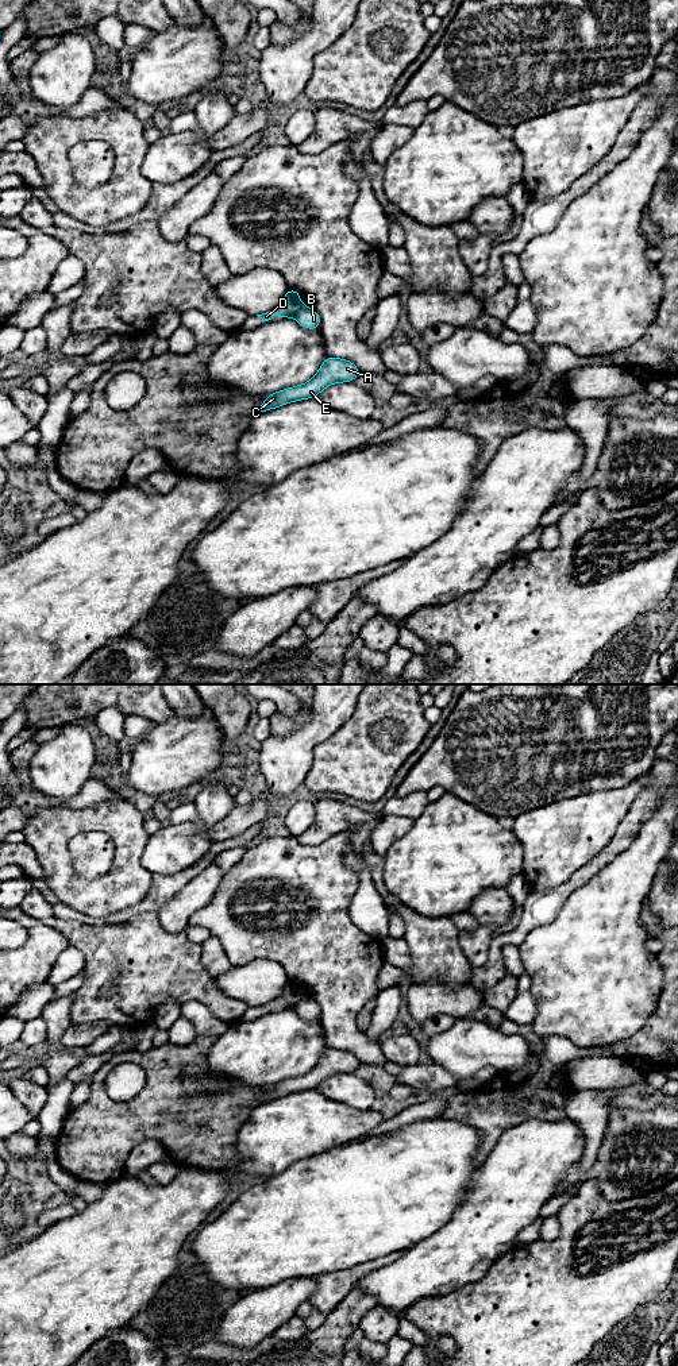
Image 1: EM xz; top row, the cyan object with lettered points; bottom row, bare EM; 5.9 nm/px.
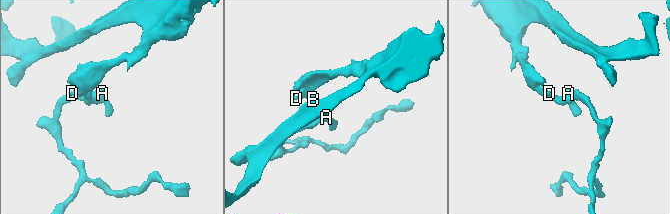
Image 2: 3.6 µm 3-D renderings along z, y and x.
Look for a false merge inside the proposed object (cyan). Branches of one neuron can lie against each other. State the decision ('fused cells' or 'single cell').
fused cells

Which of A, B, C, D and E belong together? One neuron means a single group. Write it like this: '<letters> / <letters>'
A B C E / D

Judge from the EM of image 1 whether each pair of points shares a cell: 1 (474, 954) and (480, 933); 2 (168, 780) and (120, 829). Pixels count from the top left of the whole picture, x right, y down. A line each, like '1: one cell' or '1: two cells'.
1: one cell
2: two cells

